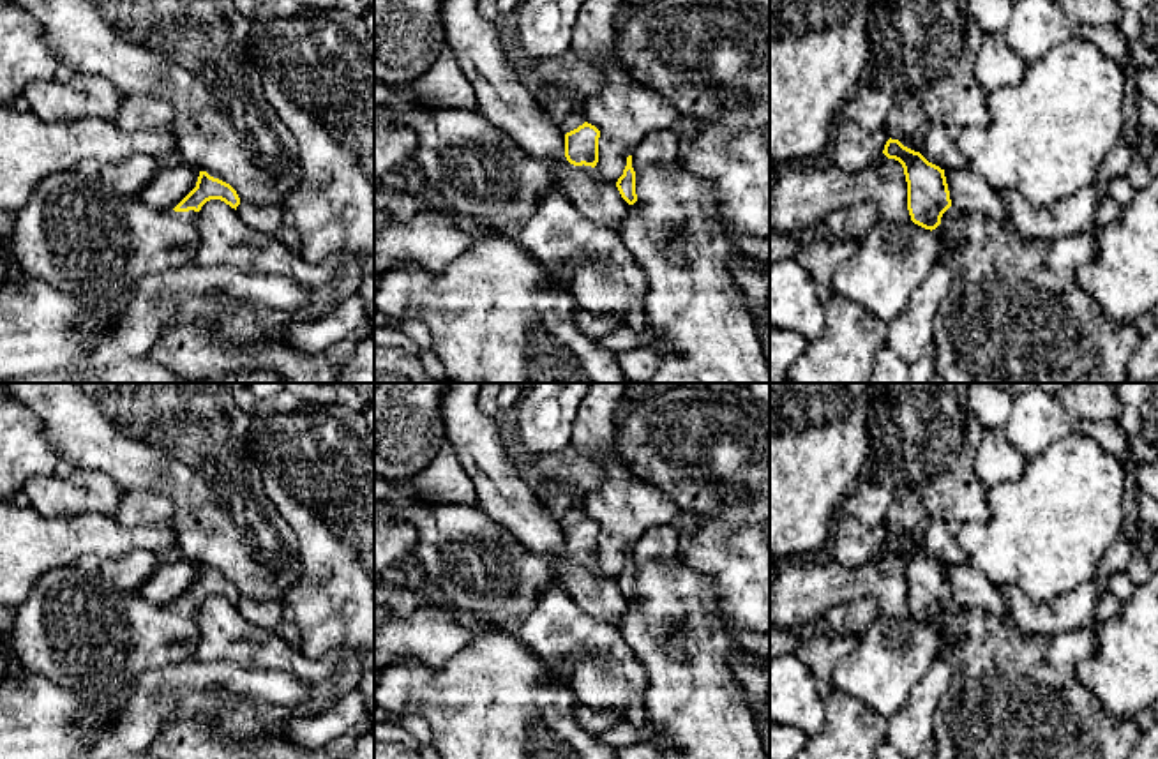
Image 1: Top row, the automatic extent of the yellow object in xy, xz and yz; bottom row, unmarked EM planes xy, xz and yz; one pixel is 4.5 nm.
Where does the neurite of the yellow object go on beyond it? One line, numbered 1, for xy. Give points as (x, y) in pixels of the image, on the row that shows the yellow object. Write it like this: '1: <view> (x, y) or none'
1: xy (89, 240)

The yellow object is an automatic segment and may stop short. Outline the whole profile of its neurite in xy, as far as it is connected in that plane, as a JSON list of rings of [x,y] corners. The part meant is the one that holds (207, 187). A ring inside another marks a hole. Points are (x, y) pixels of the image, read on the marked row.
[[[62,171],[41,180],[30,199],[14,212],[12,235],[5,245],[26,275],[46,281],[79,304],[86,328],[106,330],[125,312],[145,277],[194,259],[199,245],[196,217],[210,199],[221,199],[235,210],[240,205],[237,191],[207,171],[199,171],[196,187],[173,210],[152,208],[79,171]]]

